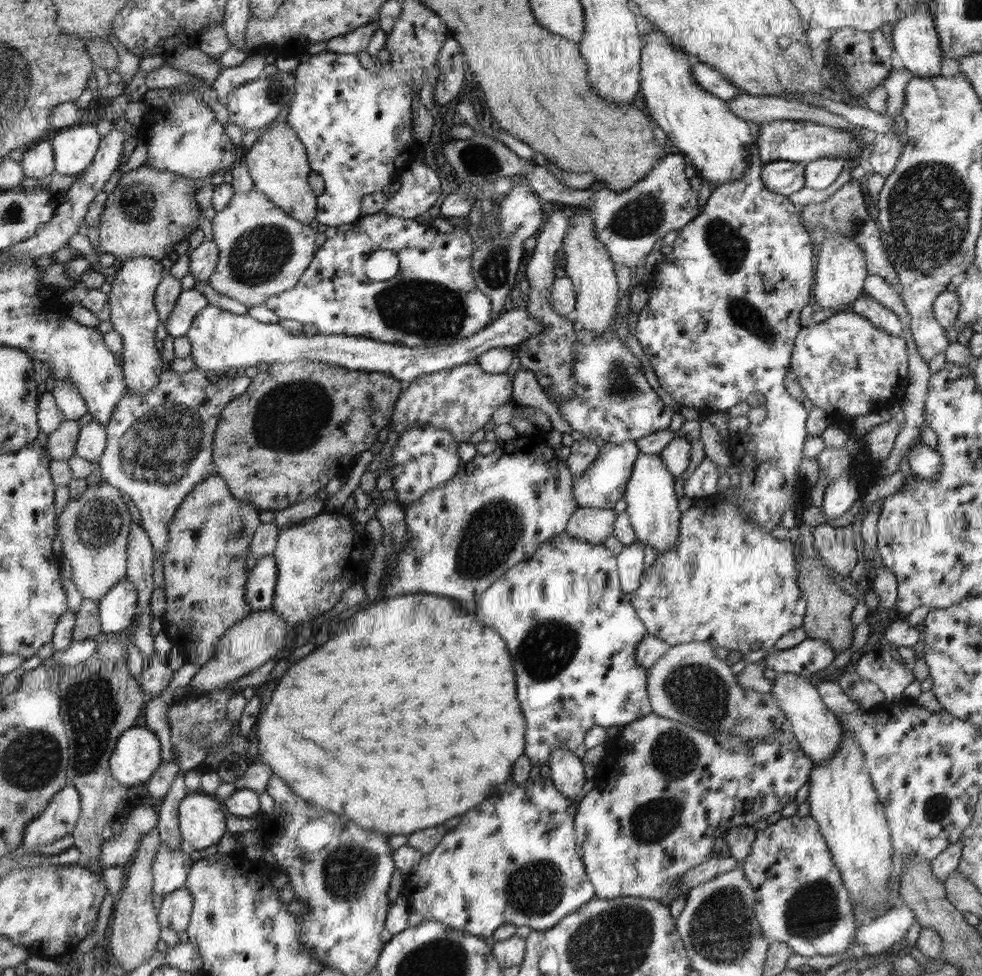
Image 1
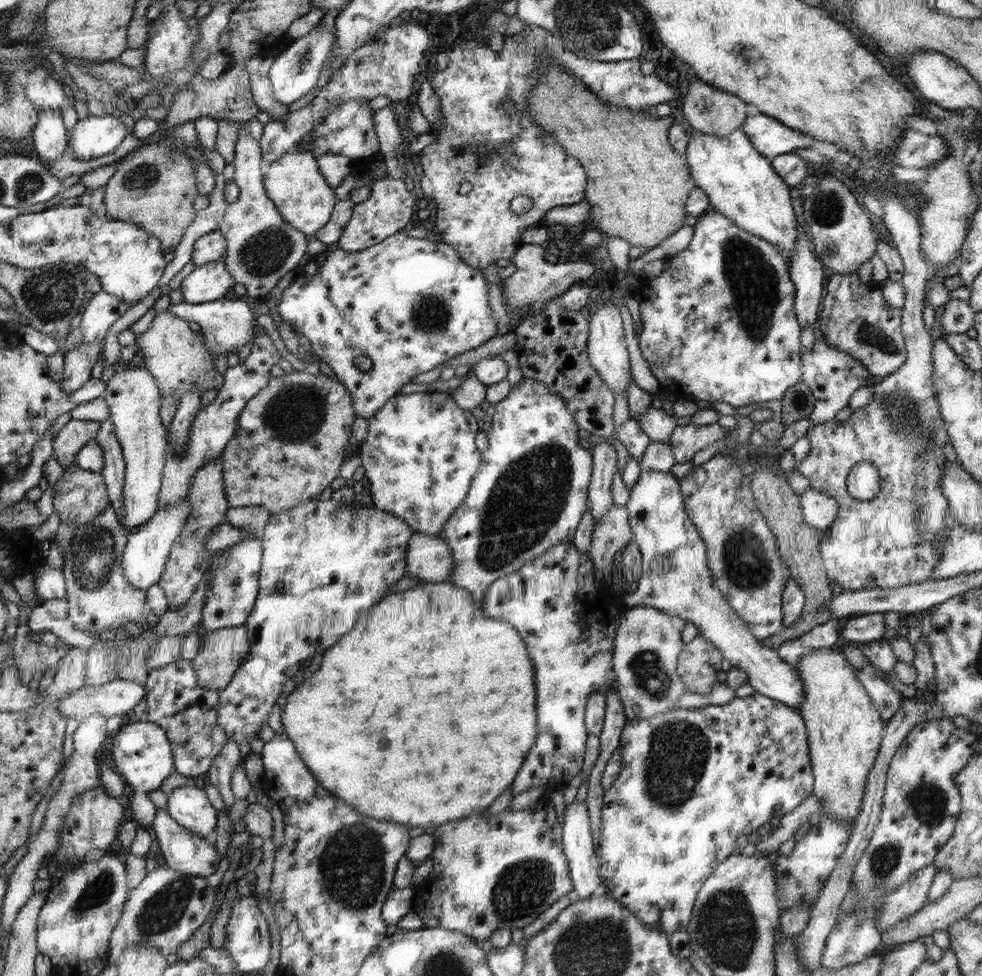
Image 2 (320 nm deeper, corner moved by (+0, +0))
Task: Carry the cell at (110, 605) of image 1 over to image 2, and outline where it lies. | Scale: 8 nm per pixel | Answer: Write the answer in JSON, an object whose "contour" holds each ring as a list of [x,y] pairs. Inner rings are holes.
{"contour":[[[186,499],[179,500],[179,503],[168,505],[167,507],[159,507],[147,523],[138,528],[130,529],[126,550],[123,552],[123,572],[127,576],[127,580],[138,587],[146,590],[154,583],[158,583],[164,570],[168,556],[172,551],[172,547],[176,545],[178,537],[184,531],[188,517],[191,513],[190,501]]]}

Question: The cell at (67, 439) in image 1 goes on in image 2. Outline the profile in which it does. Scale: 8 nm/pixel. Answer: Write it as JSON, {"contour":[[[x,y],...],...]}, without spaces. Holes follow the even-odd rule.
{"contour":[[[72,419],[56,435],[53,458],[63,467],[74,465],[79,452],[99,434],[101,422]]]}

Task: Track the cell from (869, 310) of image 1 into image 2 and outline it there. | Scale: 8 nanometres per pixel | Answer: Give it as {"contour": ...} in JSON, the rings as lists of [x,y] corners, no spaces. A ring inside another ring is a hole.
{"contour":[[[857,272],[848,274],[831,274],[826,284],[826,296],[822,300],[822,312],[816,322],[827,343],[840,352],[847,352],[852,358],[859,360],[871,376],[876,379],[888,377],[896,372],[906,360],[905,339],[902,333],[902,309],[888,304],[881,291],[881,284],[872,279],[868,284],[860,281]]]}

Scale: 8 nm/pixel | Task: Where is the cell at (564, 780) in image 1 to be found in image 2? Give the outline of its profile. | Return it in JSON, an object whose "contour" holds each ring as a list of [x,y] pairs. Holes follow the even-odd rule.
{"contour":[[[575,800],[570,806],[564,806],[563,849],[567,853],[570,864],[571,879],[574,883],[572,894],[575,900],[586,900],[588,897],[602,890],[601,876],[599,874],[599,858],[597,857],[592,824],[589,821],[588,807],[585,801]]]}

